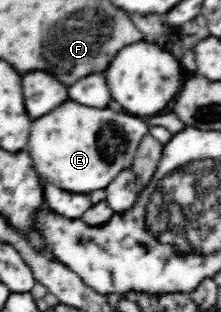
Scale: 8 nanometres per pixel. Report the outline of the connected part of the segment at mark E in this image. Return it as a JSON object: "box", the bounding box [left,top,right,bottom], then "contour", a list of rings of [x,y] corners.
{"box":[26,99,149,193],"contour":[[[68,99],[32,123],[26,149],[30,151],[36,172],[48,183],[72,193],[92,193],[104,189],[124,167],[134,163],[136,147],[149,128],[148,122],[138,116],[121,114],[109,107],[88,107]]]}

